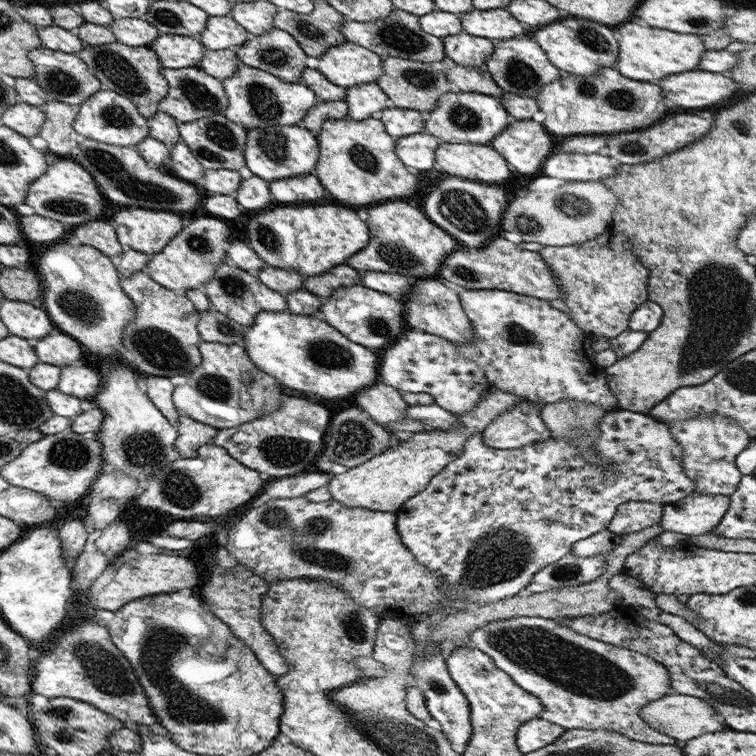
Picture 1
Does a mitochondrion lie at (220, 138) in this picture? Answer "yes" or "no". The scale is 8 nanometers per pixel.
yes

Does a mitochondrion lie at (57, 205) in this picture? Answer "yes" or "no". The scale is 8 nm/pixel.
yes

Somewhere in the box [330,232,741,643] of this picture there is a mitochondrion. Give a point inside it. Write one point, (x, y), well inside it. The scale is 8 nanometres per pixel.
(498, 562)

